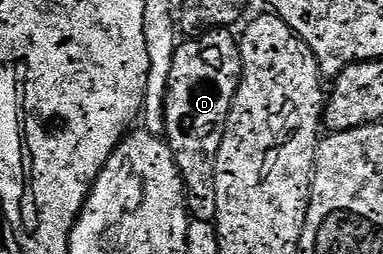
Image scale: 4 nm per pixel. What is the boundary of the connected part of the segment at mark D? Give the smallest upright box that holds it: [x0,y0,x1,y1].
[165,29,243,223]

